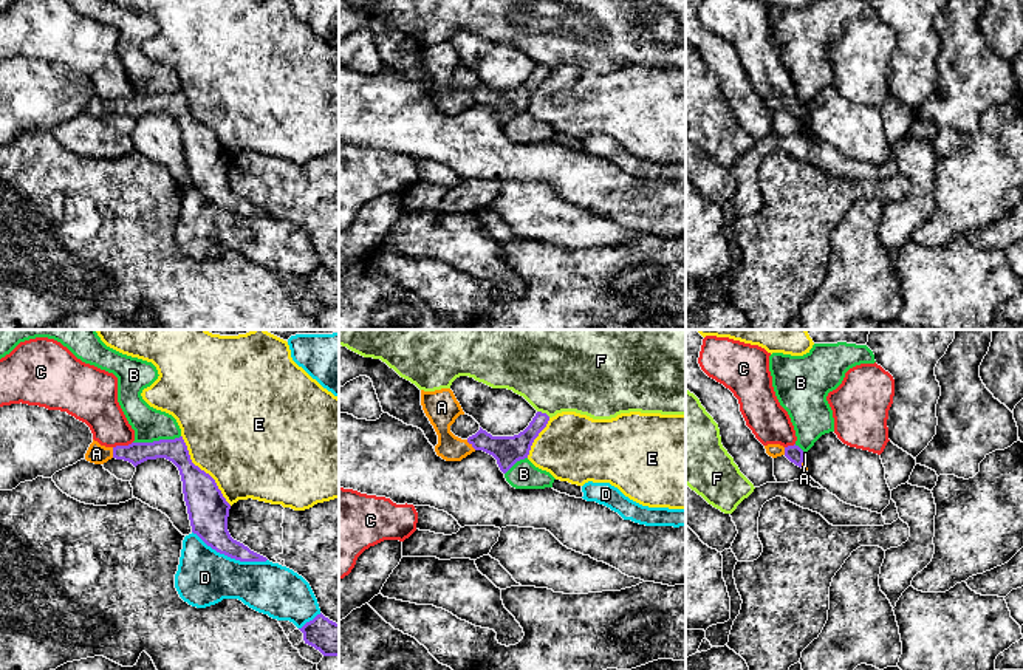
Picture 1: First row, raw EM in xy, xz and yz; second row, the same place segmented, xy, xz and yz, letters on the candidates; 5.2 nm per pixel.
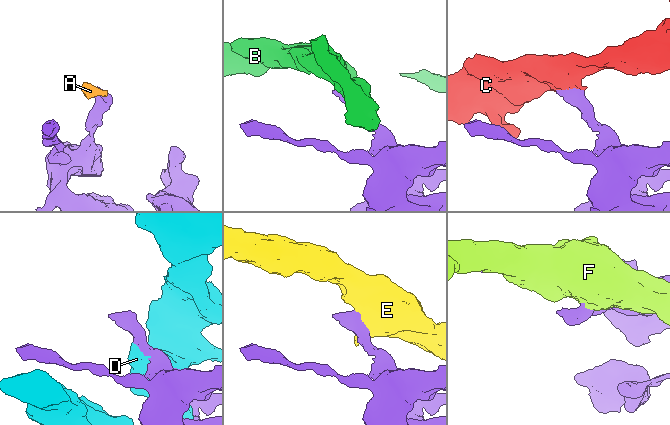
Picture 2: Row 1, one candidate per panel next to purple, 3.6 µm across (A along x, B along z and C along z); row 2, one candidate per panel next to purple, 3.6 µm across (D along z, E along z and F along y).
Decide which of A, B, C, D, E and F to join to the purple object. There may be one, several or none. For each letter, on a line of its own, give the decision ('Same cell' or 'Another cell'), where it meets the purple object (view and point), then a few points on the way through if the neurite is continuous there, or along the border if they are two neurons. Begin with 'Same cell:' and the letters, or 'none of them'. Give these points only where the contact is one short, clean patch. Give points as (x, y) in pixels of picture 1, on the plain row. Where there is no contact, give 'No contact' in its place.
Same cell: A
A: Same cell. Touches purple at xz (471, 96). Path across: xz (506, 104), (488, 96), (471, 96), (443, 84), (441, 61)
B: Another cell. Touches purple at xy (157, 95)
C: Another cell. Touches purple at xy (123, 99). Boundary: xy (132, 95), (113, 101)
D: Another cell. Touches purple at xy (229, 209)
E: Another cell. Touches purple at xy (203, 124)
F: Another cell. Touches purple at xz (544, 67). Boundary: xz (537, 64), (550, 70)

